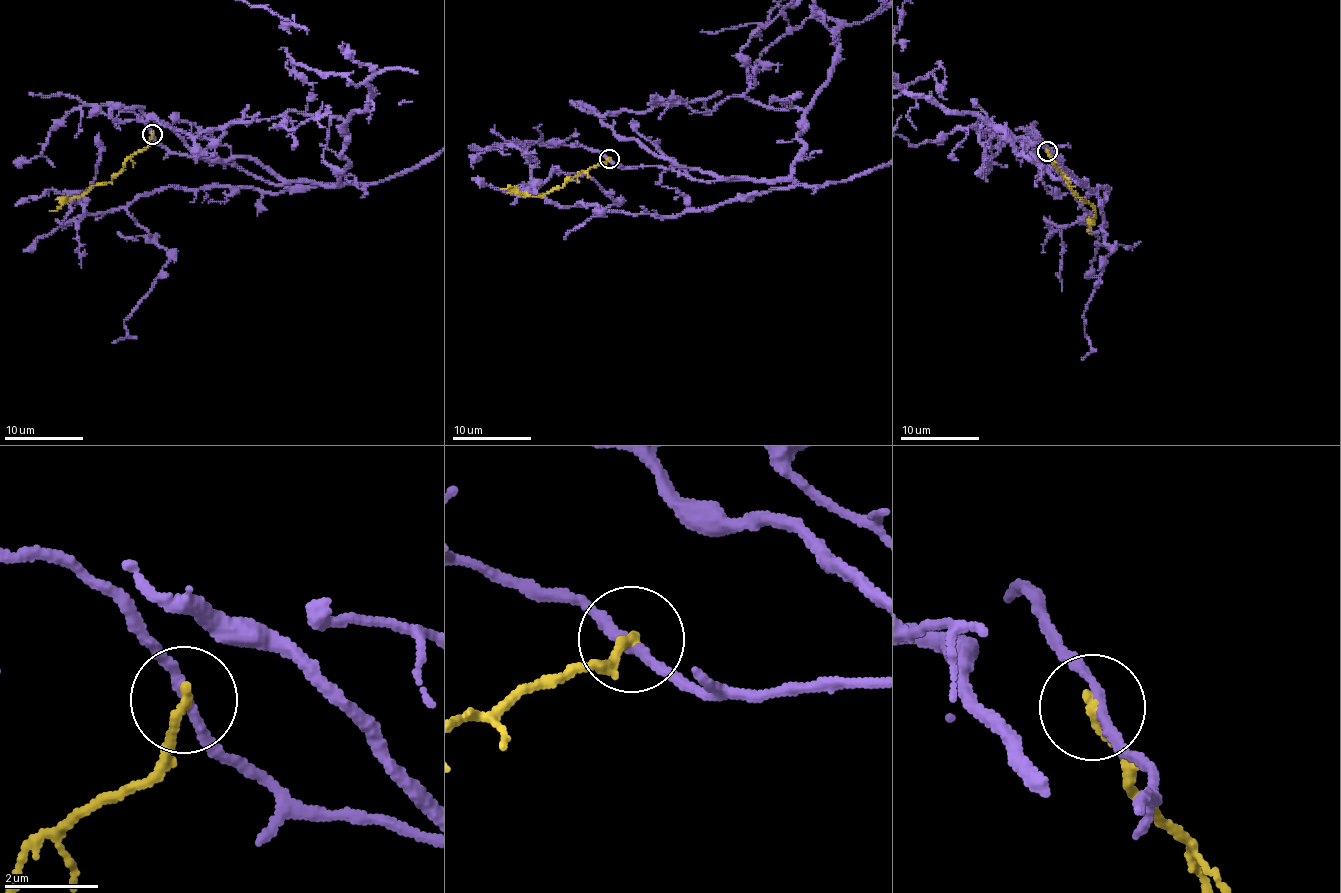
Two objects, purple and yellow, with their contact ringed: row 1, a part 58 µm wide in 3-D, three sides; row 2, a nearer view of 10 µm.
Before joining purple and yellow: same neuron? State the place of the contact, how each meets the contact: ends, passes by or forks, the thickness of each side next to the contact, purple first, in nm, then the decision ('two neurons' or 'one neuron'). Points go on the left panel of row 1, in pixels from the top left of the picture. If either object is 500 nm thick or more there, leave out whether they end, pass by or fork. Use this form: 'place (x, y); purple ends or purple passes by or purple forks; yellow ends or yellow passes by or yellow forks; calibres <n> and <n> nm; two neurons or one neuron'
place (152, 134); purple passes by; yellow ends; calibres 200 and 220 nm; two neurons

